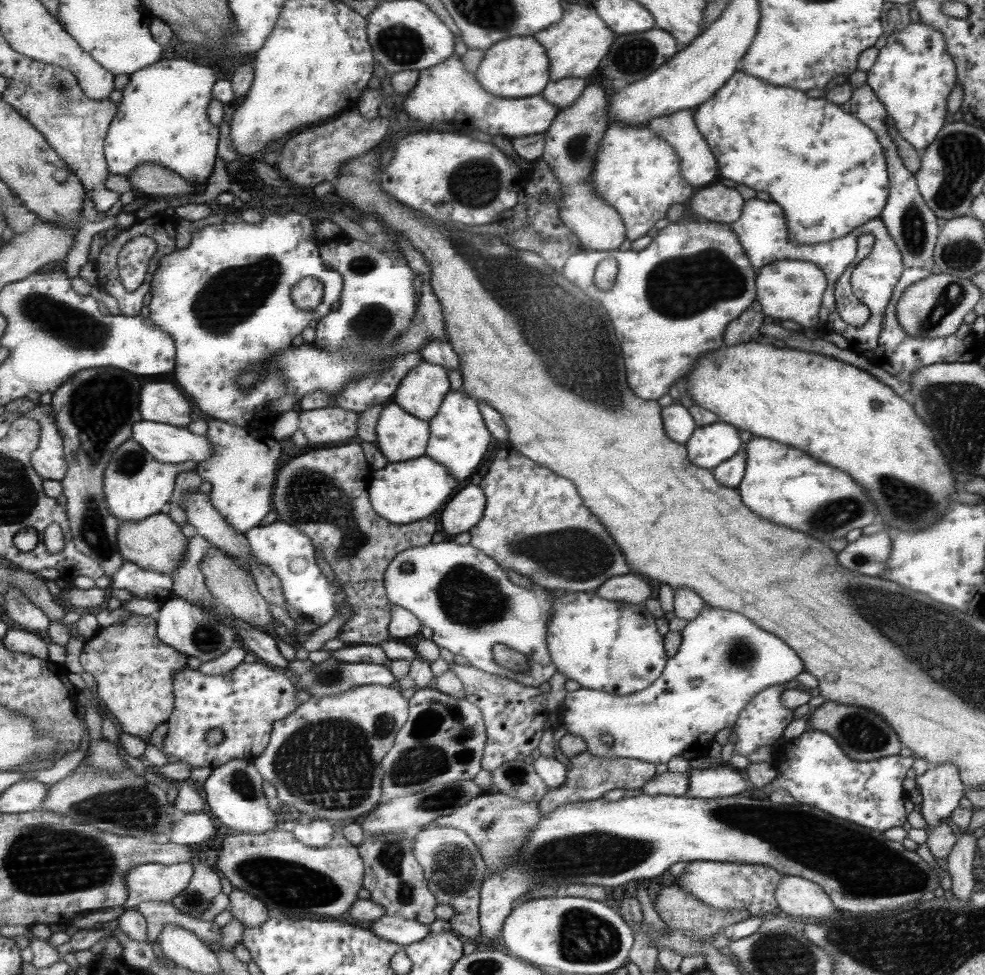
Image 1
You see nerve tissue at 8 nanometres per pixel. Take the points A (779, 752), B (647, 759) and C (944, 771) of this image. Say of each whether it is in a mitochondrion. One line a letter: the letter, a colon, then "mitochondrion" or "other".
A: other
B: other
C: other

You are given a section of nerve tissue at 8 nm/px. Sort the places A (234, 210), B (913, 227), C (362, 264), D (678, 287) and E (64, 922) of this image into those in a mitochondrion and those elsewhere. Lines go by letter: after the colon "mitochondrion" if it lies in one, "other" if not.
A: other
B: mitochondrion
C: mitochondrion
D: mitochondrion
E: other

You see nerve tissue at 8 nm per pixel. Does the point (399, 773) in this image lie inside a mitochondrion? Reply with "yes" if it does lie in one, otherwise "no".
yes

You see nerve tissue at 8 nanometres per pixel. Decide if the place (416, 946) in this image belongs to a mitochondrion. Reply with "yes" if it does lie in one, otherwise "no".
no

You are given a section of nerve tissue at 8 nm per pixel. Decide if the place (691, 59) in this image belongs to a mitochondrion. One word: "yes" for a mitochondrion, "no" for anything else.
no

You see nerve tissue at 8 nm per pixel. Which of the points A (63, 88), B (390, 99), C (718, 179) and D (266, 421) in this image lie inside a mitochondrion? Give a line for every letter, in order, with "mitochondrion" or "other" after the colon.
A: mitochondrion
B: other
C: other
D: other

